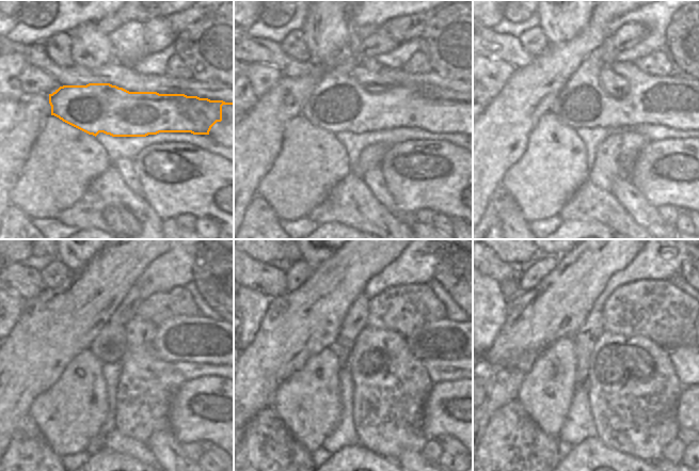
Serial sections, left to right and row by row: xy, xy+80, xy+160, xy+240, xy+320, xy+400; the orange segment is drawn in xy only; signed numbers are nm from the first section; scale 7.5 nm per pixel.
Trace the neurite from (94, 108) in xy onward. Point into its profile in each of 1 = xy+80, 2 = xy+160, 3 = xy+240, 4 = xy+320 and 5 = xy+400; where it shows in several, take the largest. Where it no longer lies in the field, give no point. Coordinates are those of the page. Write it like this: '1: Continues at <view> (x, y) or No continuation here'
1: Continues at xy+80 (337, 104)
2: Continues at xy+160 (680, 104)
3: Continues at xy+240 (197, 339)
4: Continues at xy+320 (444, 339)
5: Continues at xy+400 (689, 340)

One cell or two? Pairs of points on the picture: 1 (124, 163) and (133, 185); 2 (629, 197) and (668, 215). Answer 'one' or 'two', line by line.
1: one
2: two

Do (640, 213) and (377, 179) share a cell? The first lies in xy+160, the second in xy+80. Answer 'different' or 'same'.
same

